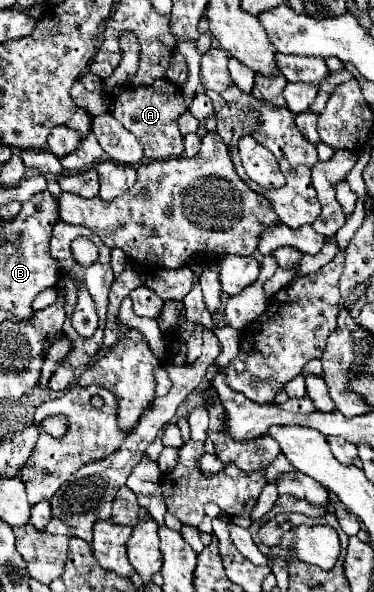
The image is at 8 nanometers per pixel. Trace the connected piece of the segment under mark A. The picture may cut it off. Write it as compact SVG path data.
M167 78L155 80L151 86L141 88L125 88L119 96L113 98L111 114L129 130L135 134L135 138L143 146L143 156L149 160L165 160L165 158L177 158L183 154L183 142L181 132L177 126L177 116L181 116L187 110L183 94L175 84L171 84Z

